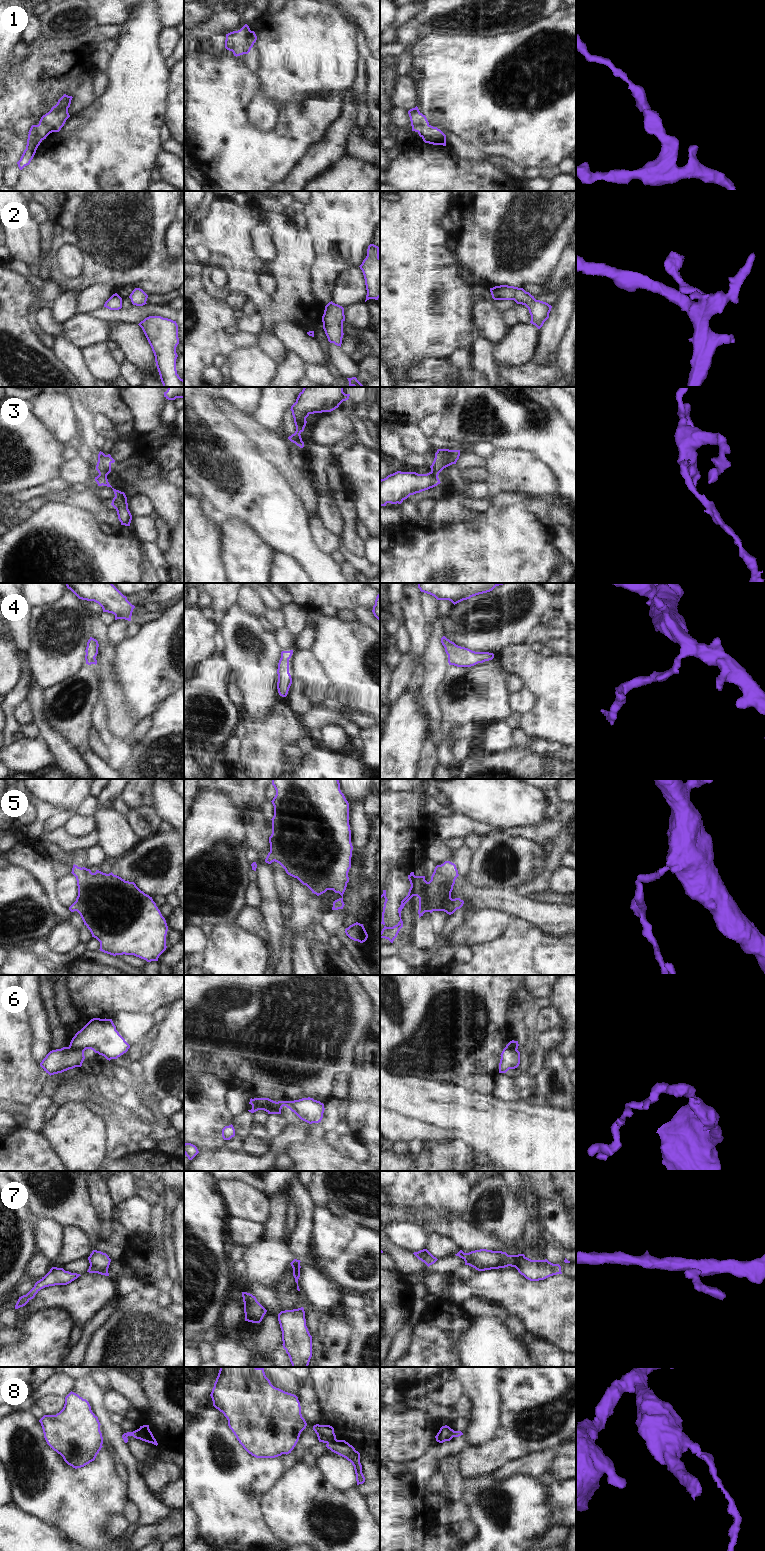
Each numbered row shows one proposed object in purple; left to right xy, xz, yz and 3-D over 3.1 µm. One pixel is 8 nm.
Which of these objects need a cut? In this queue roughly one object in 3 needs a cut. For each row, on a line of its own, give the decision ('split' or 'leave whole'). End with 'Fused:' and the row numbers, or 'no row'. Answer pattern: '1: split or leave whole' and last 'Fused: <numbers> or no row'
1: leave whole
2: leave whole
3: split
4: leave whole
5: leave whole
6: split
7: leave whole
8: split
Fused: 3, 6, 8

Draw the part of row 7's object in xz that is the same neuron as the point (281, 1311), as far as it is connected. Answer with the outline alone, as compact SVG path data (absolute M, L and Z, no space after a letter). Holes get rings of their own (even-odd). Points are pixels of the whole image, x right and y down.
M304 1308L281 1311L278 1321L282 1331L282 1345L292 1367L308 1367L312 1357L312 1336L306 1326Z

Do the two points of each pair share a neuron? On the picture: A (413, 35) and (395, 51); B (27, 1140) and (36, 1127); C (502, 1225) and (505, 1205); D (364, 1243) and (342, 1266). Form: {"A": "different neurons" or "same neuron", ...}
{"A": "different neurons", "B": "different neurons", "C": "same neuron", "D": "same neuron"}

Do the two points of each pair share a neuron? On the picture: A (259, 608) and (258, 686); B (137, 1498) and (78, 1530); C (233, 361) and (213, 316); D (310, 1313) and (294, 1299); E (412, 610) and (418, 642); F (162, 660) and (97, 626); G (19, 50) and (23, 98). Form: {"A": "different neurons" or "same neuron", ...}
{"A": "different neurons", "B": "different neurons", "C": "different neurons", "D": "different neurons", "E": "same neuron", "F": "different neurons", "G": "different neurons"}

